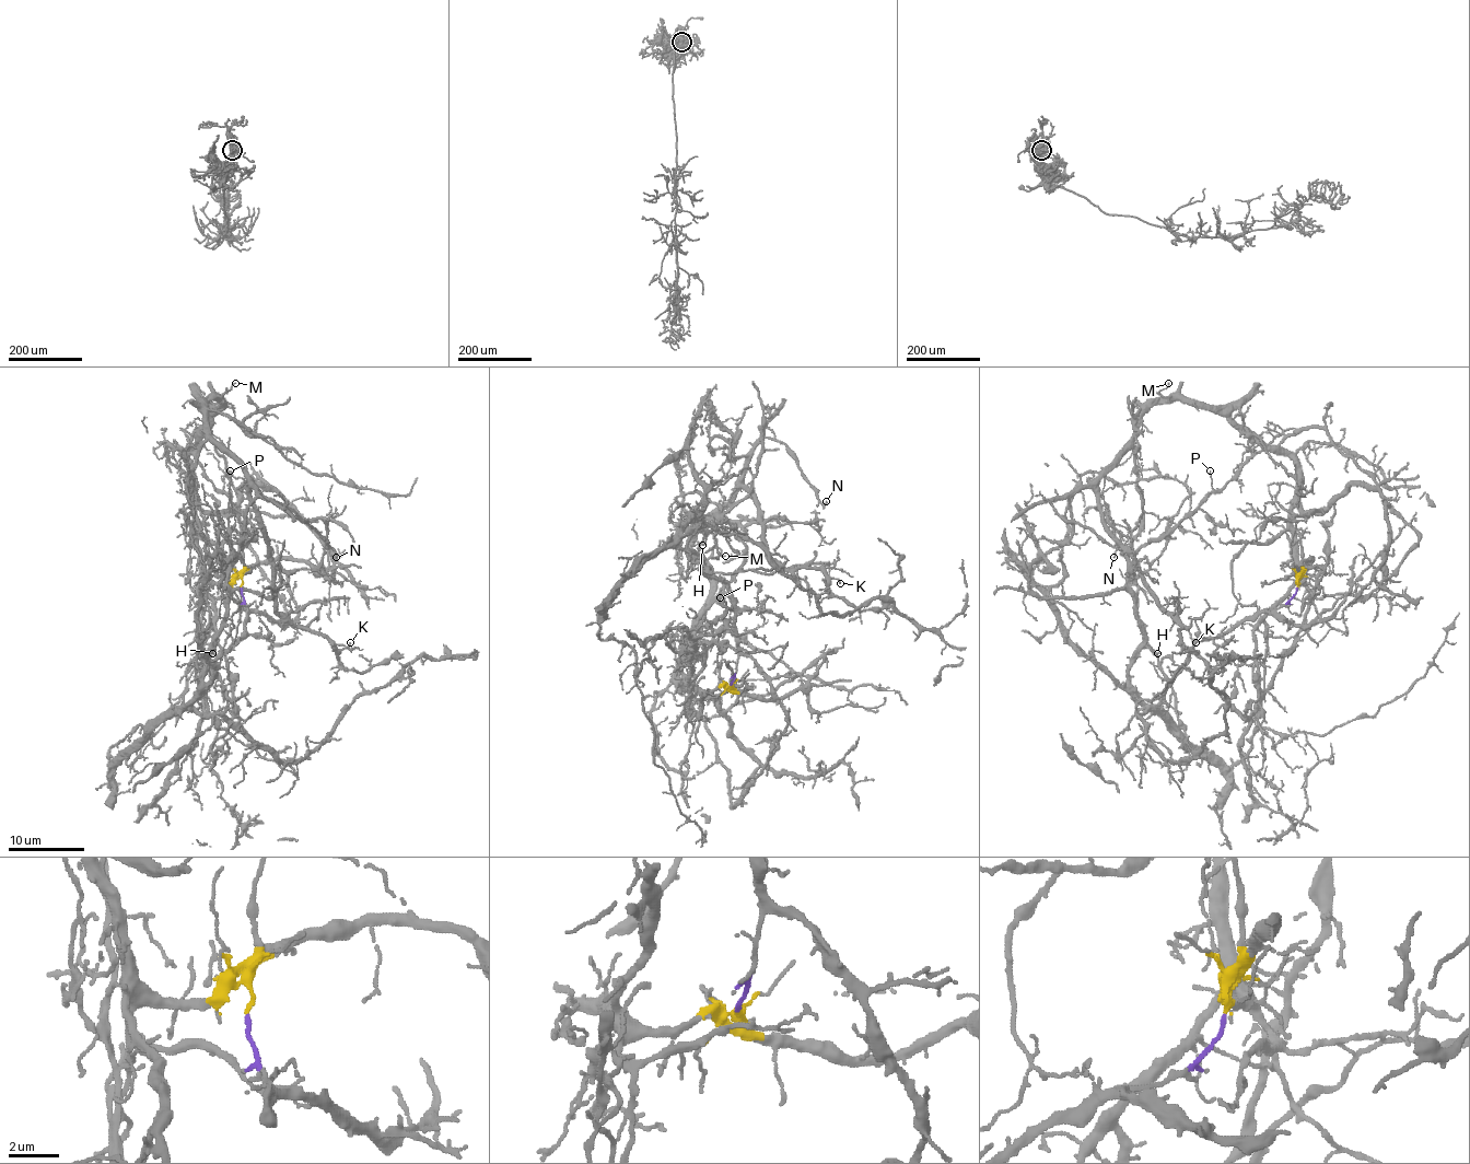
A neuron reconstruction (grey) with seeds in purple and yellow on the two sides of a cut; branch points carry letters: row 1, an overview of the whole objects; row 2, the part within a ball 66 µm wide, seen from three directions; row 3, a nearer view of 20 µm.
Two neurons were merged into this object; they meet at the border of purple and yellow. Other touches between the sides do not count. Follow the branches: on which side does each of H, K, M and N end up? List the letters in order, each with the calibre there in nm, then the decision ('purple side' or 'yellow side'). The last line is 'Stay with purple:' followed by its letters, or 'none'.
H: 120 nm thick; purple side
K: 90 nm thick; yellow side
M: 100 nm thick; yellow side
N: 130 nm thick; yellow side
Stay with purple: H

